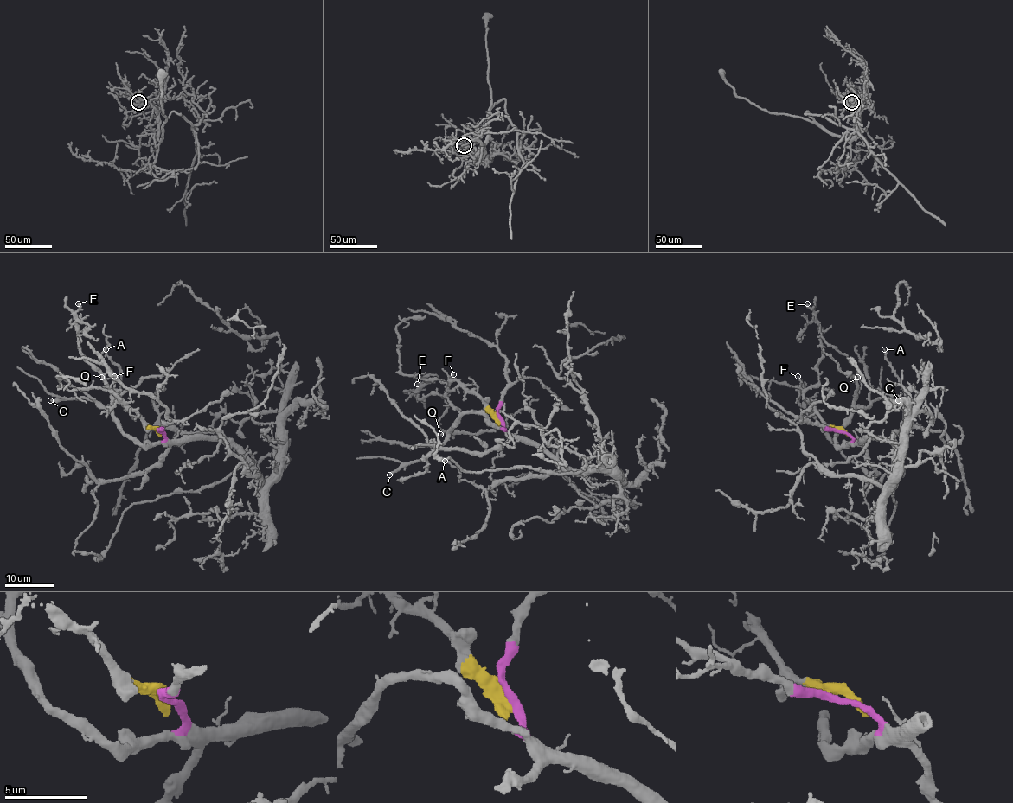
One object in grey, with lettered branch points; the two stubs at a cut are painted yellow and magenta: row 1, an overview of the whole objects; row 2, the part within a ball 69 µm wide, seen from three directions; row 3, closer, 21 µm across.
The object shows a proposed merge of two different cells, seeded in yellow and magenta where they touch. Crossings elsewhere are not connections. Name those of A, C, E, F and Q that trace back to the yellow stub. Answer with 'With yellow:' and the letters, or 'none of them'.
With yellow: E, F

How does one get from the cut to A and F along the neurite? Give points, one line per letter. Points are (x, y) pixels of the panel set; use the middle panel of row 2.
A: (499, 418), (509, 433), (536, 443), (561, 468), (496, 481), (482, 488), (459, 481), (459, 470), (444, 461)
F: (499, 418), (474, 393), (469, 393), (457, 380), (448, 378), (453, 374)

